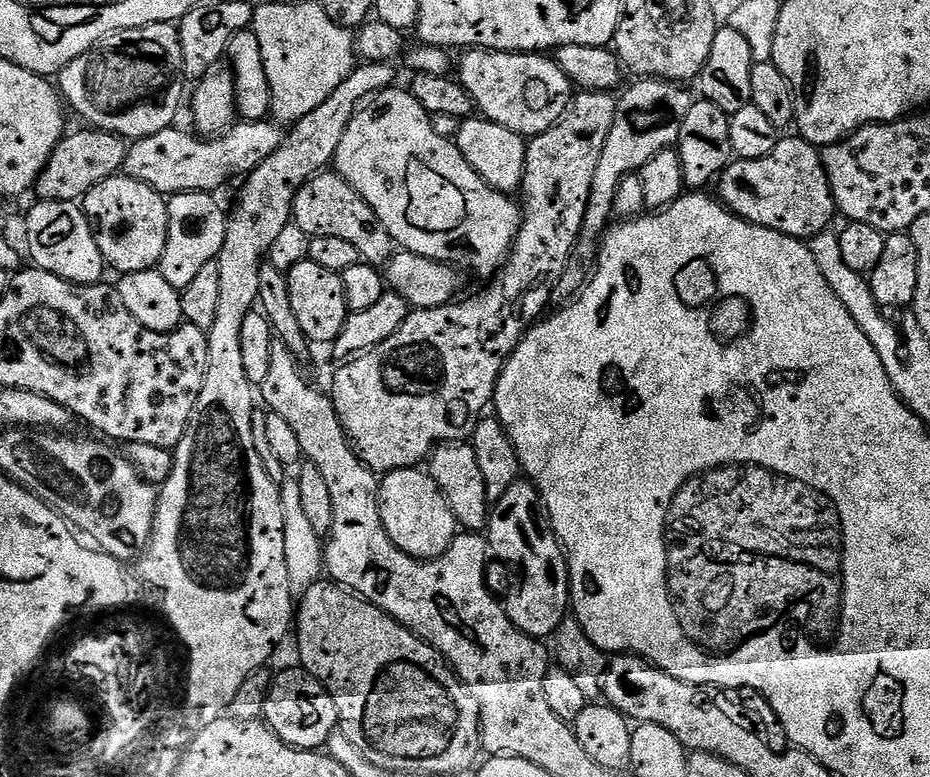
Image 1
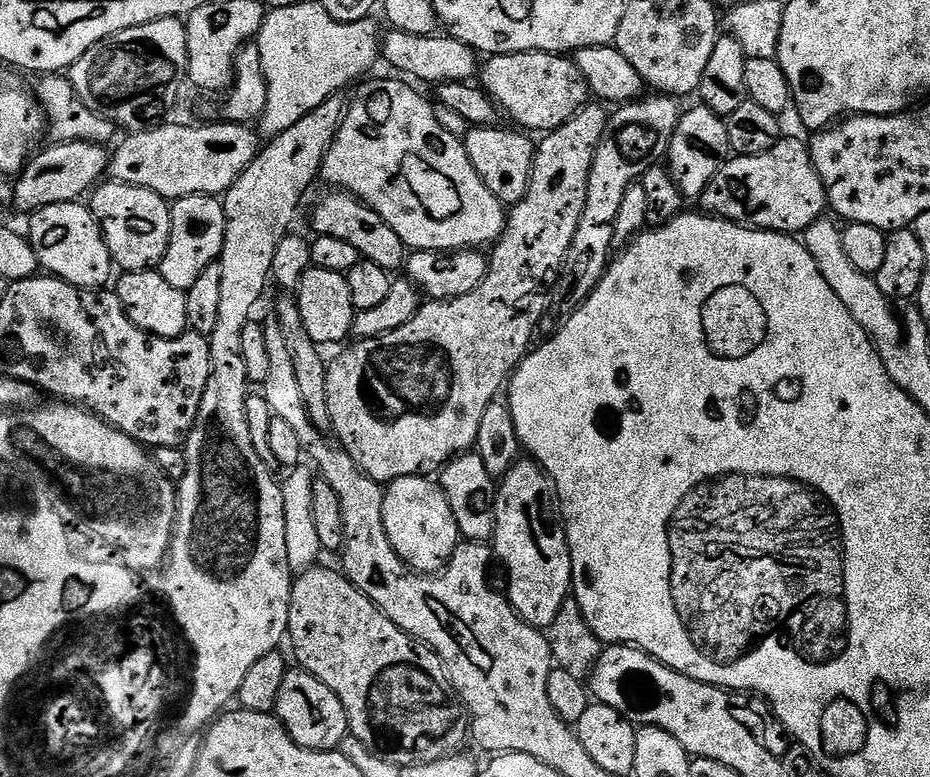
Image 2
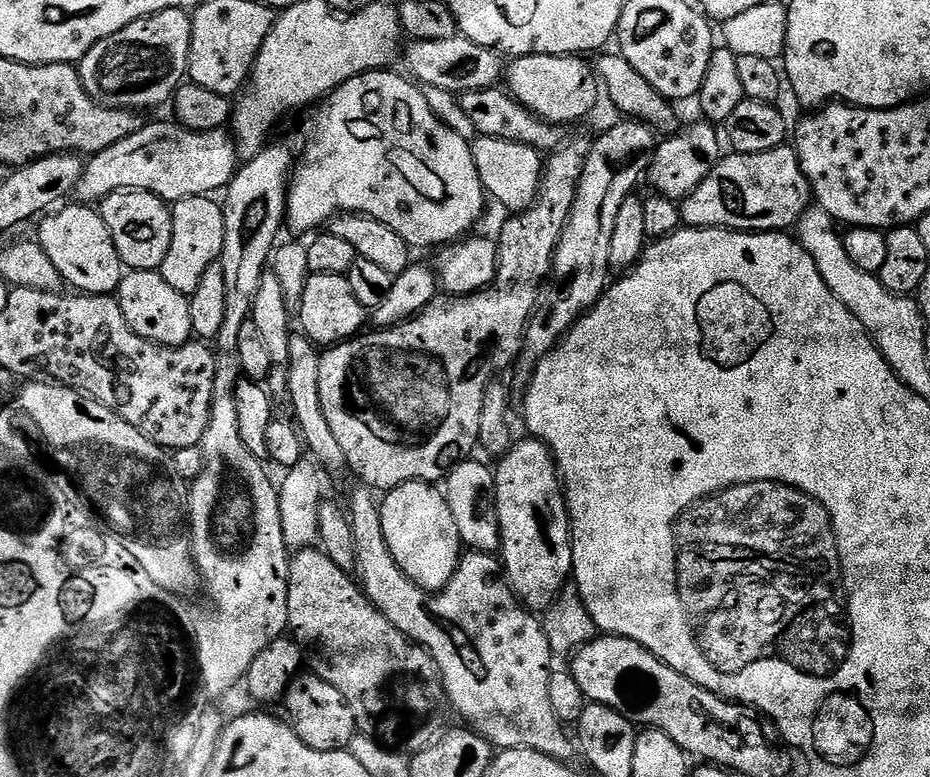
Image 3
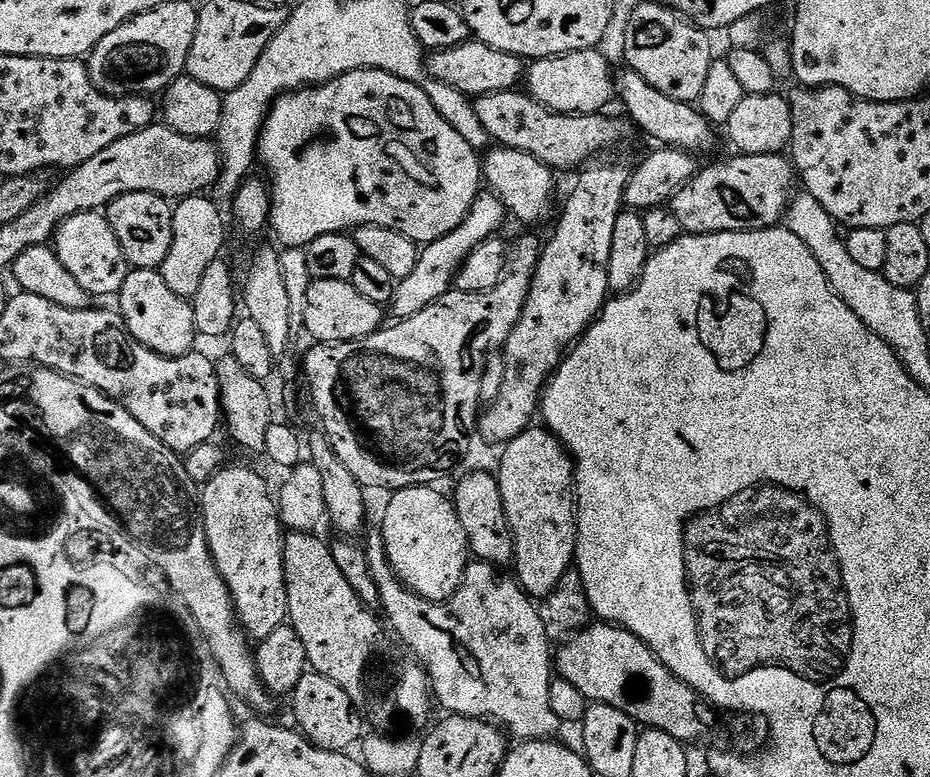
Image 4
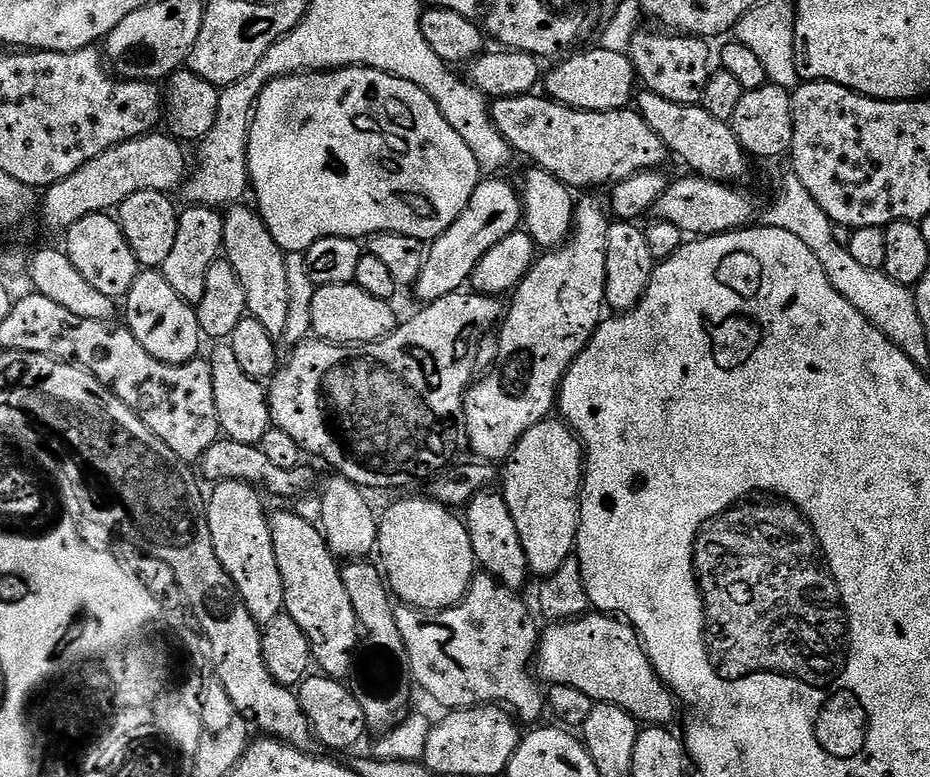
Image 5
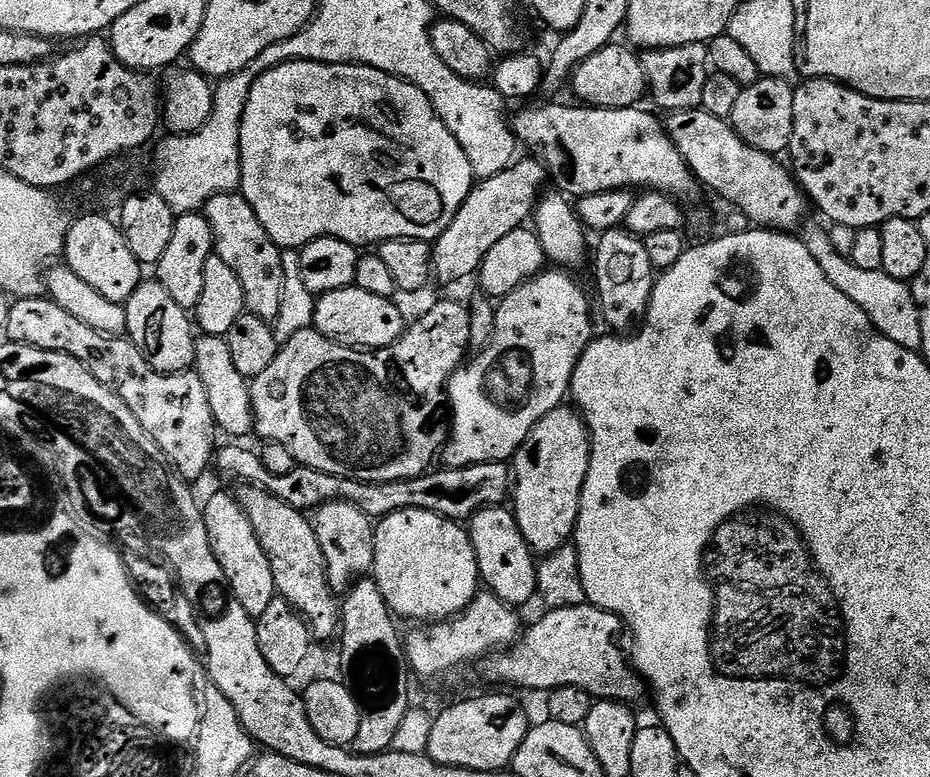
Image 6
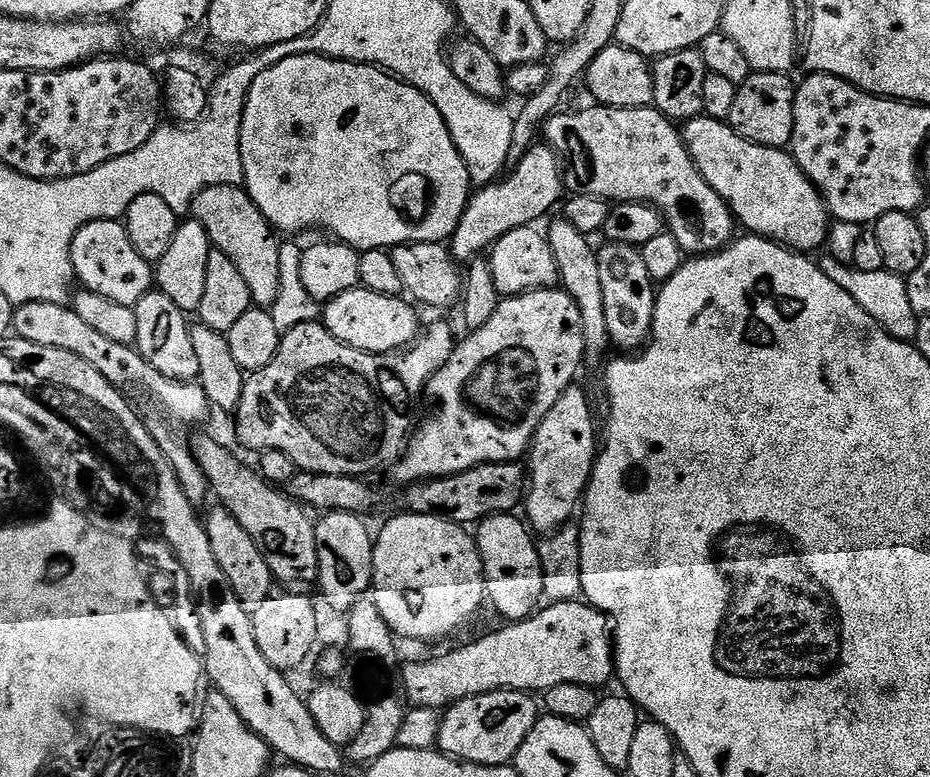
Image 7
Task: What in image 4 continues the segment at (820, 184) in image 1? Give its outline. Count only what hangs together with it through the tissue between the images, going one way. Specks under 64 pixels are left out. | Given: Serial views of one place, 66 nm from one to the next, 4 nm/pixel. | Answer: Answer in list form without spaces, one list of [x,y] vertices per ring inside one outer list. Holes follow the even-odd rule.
[[[743,154],[733,155],[733,160],[720,160],[717,164],[712,164],[709,168],[701,167],[694,178],[690,178],[690,182],[686,182],[686,186],[682,186],[682,190],[678,190],[678,194],[674,194],[674,198],[670,202],[670,207],[674,218],[678,218],[678,222],[682,222],[685,233],[690,236],[709,236],[710,234],[722,234],[723,232],[760,232],[763,228],[775,228],[781,223],[784,213],[788,210],[788,201],[794,195],[794,187],[792,188],[792,180],[794,184],[794,169],[791,159],[787,155],[779,156],[745,156]]]

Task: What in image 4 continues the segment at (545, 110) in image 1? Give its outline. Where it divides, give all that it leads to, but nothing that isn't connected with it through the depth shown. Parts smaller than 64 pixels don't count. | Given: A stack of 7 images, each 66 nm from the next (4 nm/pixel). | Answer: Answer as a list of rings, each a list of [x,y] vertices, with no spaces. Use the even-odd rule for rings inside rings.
[[[591,48],[531,61],[526,68],[528,95],[552,112],[561,112],[567,116],[594,116],[603,113],[607,109],[604,107],[616,96],[616,81],[614,71],[602,53],[603,51]]]

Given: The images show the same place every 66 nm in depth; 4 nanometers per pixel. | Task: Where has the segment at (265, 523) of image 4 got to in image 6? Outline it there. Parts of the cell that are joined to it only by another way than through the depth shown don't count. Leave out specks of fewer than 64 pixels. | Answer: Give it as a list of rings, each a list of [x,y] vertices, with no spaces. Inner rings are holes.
[[[220,492],[212,496],[203,505],[204,521],[206,522],[206,534],[210,534],[210,546],[222,566],[226,570],[226,578],[232,592],[242,602],[246,614],[259,618],[266,614],[266,606],[277,599],[276,583],[274,582],[274,570],[270,570],[270,558],[266,558],[266,550],[262,550],[262,542],[258,542],[258,534],[254,532],[254,526],[250,518],[242,510],[240,501],[235,495]]]

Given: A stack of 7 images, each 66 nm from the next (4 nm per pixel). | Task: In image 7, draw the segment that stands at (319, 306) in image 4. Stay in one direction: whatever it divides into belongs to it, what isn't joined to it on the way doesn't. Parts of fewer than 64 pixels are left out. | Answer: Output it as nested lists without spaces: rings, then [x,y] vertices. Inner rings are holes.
[[[361,286],[346,290],[346,294],[338,294],[338,298],[327,301],[322,308],[322,322],[326,330],[338,338],[338,342],[354,350],[386,354],[399,352],[416,343],[422,332],[422,324],[420,328],[420,316],[415,310],[407,299],[374,294],[374,290]]]

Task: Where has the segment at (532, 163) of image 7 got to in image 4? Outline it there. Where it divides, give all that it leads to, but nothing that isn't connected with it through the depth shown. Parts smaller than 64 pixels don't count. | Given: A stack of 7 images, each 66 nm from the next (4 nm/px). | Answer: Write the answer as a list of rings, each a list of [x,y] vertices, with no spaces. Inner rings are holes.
[[[482,192],[476,197],[463,219],[453,232],[438,238],[432,244],[423,245],[419,249],[420,257],[410,273],[410,278],[399,281],[396,285],[396,295],[390,305],[396,318],[413,316],[426,306],[430,306],[438,298],[442,298],[453,287],[456,273],[464,265],[464,259],[472,253],[475,248],[482,246],[484,240],[493,239],[495,232],[507,219],[507,211],[500,203],[500,197],[492,192]]]

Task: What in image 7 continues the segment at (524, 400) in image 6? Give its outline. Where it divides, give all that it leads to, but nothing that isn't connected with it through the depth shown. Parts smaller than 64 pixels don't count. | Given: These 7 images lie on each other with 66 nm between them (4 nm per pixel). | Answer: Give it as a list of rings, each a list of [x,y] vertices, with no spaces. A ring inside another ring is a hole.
[[[563,287],[543,288],[533,292],[523,292],[521,296],[510,296],[501,299],[497,310],[491,315],[490,320],[476,331],[469,331],[468,337],[461,339],[456,345],[456,349],[450,354],[446,366],[442,366],[432,375],[432,380],[426,389],[427,395],[432,395],[432,400],[436,403],[436,409],[425,418],[419,421],[414,435],[409,439],[407,448],[404,449],[398,460],[400,468],[401,485],[414,484],[418,480],[439,480],[446,476],[453,476],[459,472],[465,472],[471,468],[477,468],[480,464],[511,464],[519,461],[531,449],[532,439],[546,414],[550,414],[550,406],[558,402],[558,398],[568,388],[573,387],[576,371],[580,364],[585,363],[584,359],[584,330],[582,326],[582,310],[578,308],[578,302],[564,291]]]

